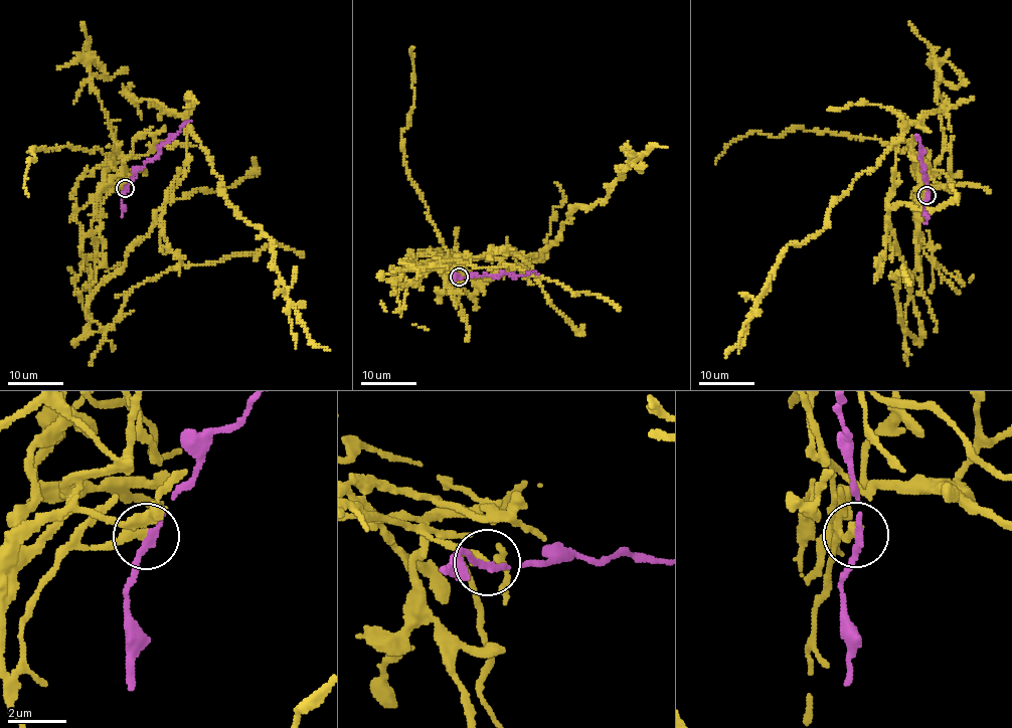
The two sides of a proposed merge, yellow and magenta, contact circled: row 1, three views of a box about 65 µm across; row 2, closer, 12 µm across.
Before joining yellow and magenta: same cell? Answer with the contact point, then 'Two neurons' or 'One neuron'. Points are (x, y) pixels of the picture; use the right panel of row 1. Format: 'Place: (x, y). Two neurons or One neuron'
Place: (926, 195). Two neurons

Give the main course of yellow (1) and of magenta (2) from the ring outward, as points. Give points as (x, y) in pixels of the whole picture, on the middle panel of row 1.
1: (459, 276), (408, 264), (443, 267), (507, 248), (538, 256), (576, 206), (602, 203), (628, 164), (666, 147)
2: (459, 276), (538, 272)

